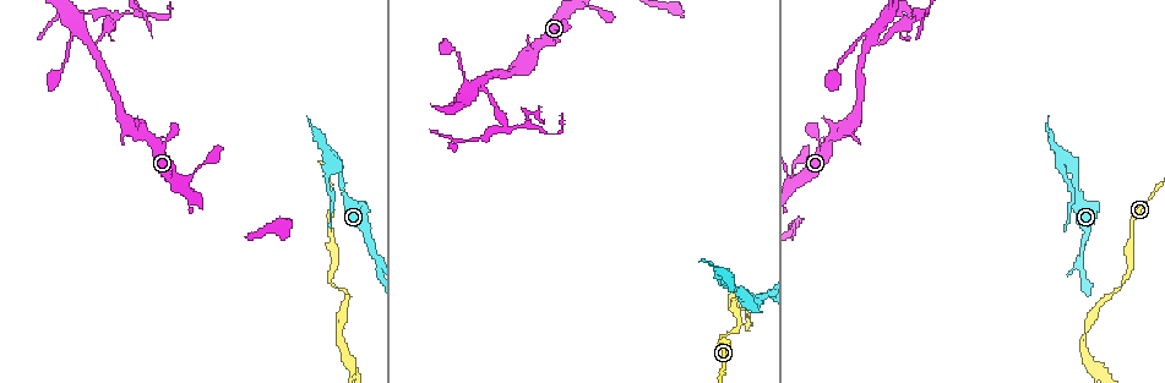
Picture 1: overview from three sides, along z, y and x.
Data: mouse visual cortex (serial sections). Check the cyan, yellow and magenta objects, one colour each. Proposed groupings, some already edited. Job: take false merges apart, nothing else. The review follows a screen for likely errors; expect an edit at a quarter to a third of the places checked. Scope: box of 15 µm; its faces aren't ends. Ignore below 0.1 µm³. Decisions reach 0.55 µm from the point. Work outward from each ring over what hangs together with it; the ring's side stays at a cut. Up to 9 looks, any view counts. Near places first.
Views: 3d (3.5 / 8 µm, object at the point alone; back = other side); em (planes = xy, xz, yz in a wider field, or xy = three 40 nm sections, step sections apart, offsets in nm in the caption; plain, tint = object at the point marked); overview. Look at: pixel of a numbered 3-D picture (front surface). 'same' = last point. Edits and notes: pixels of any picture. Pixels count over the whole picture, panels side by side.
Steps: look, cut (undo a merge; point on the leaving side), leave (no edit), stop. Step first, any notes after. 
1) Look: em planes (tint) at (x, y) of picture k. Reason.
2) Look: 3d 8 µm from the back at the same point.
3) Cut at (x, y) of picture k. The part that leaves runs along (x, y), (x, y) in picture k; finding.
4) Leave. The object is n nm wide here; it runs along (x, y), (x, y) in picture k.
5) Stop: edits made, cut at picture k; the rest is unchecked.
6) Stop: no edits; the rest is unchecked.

Look: 3d 3.5 µm at (731, 330) of picture 1. Sudden change in width.

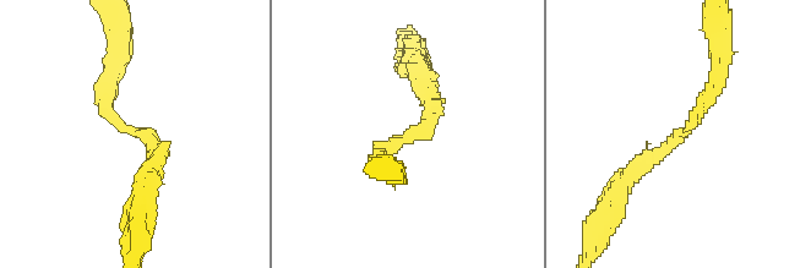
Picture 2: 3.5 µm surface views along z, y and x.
Look: em xy step 2 (tint) at (689, 132) of picture 2. Now the EM.

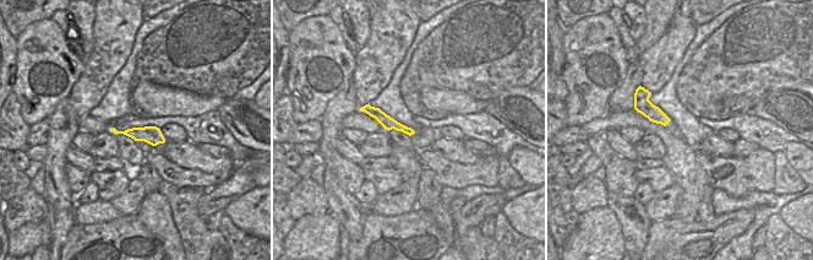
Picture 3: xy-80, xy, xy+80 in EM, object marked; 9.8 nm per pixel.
Leave. It runs along (366, 108), (388, 123), (409, 131) in picture 3; continuous, no second cell.

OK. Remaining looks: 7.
Look: 3d 3.5 µm at (1077, 186) of picture 1. Thick turns thin.

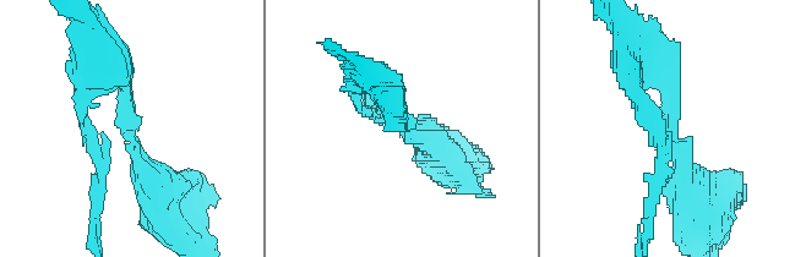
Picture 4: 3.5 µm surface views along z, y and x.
Look: em planes (tint) at (672, 135) of picture 4. The arms are 200, 450 nm wide.

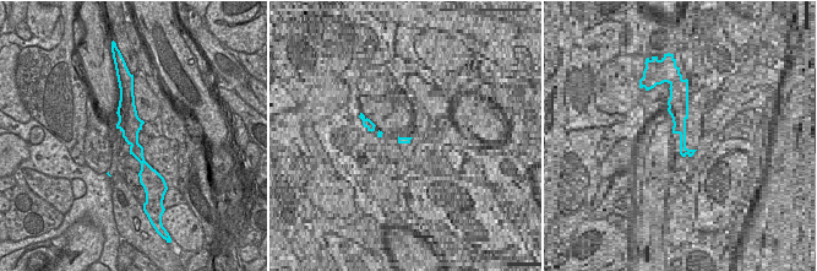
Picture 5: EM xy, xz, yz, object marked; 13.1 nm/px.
Cut at (658, 168) of picture 4. The part that leaves runs along (674, 134), (630, 81) in picture 4; a second cell is stuck on.

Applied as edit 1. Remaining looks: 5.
Look: 3d 3.5 µm from the back at (352, 368) of picture 1.

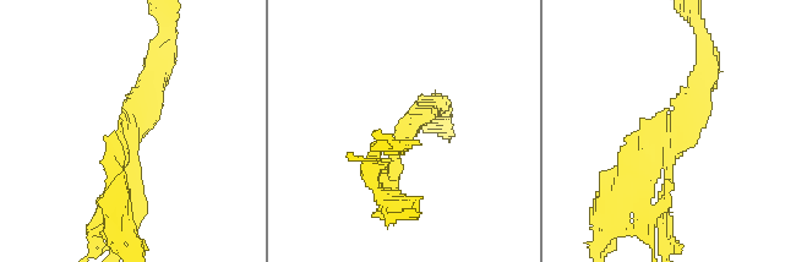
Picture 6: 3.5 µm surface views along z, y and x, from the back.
Look: em xy step 5 (tint) at (677, 136) of picture 6.

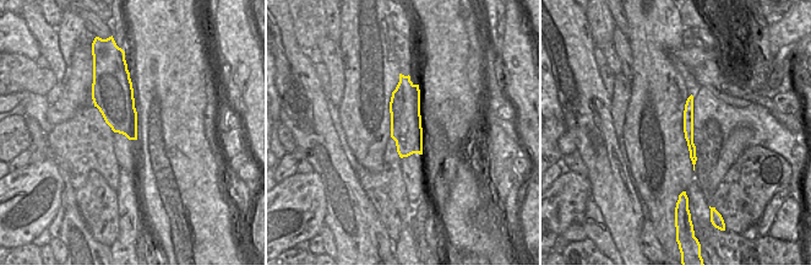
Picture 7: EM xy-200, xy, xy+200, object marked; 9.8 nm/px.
Look: em xy step 2 (tint) at the same point. Cut it another way.

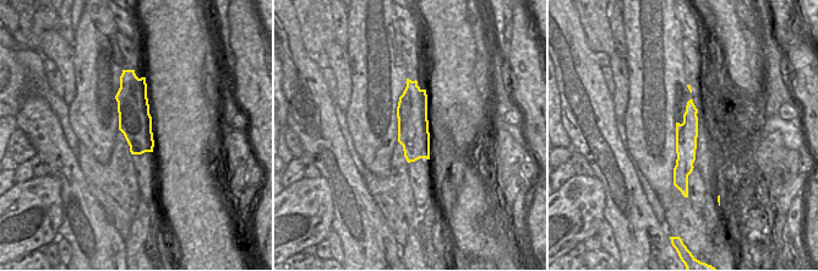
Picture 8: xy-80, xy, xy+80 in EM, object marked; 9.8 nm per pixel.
Cut at (606, 212) of picture 6. The part that leaves runs along (661, 135), (599, 180) in picture 6; two cells meet here.

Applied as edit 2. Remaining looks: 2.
Stop: edits made, cut at picture 4, cut at picture 6; the rest is unchecked.

